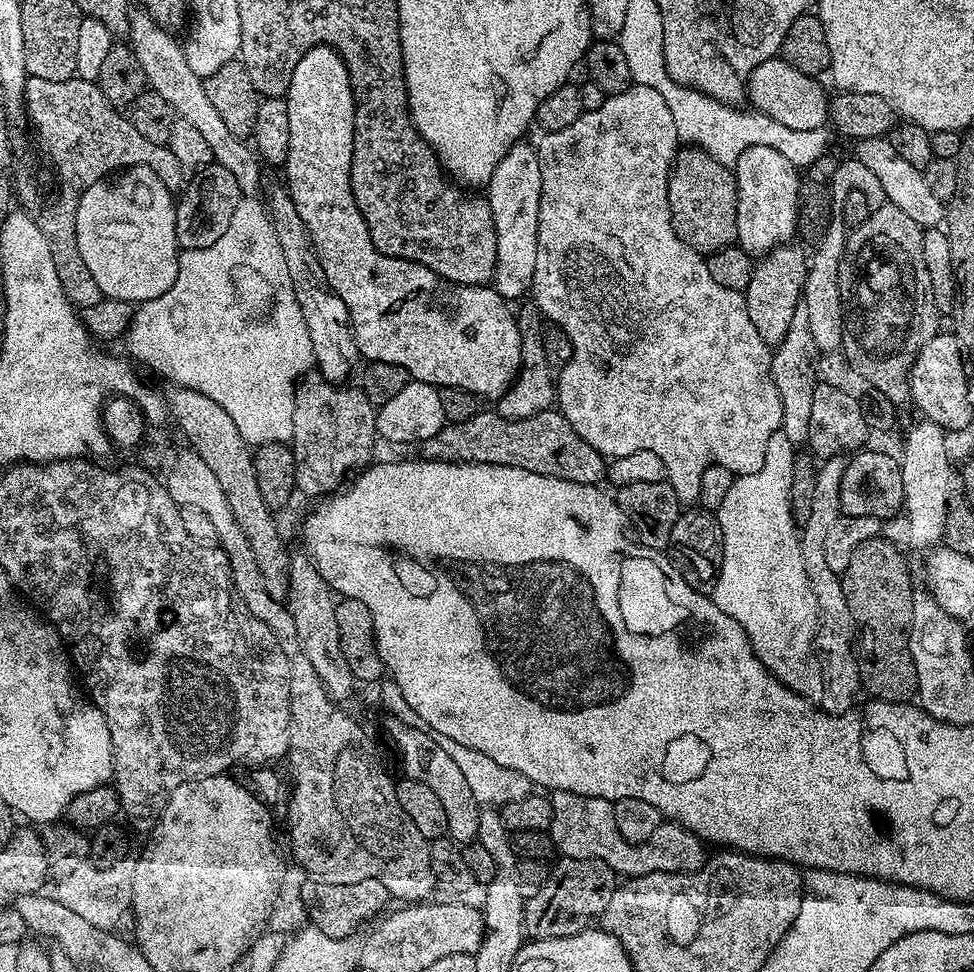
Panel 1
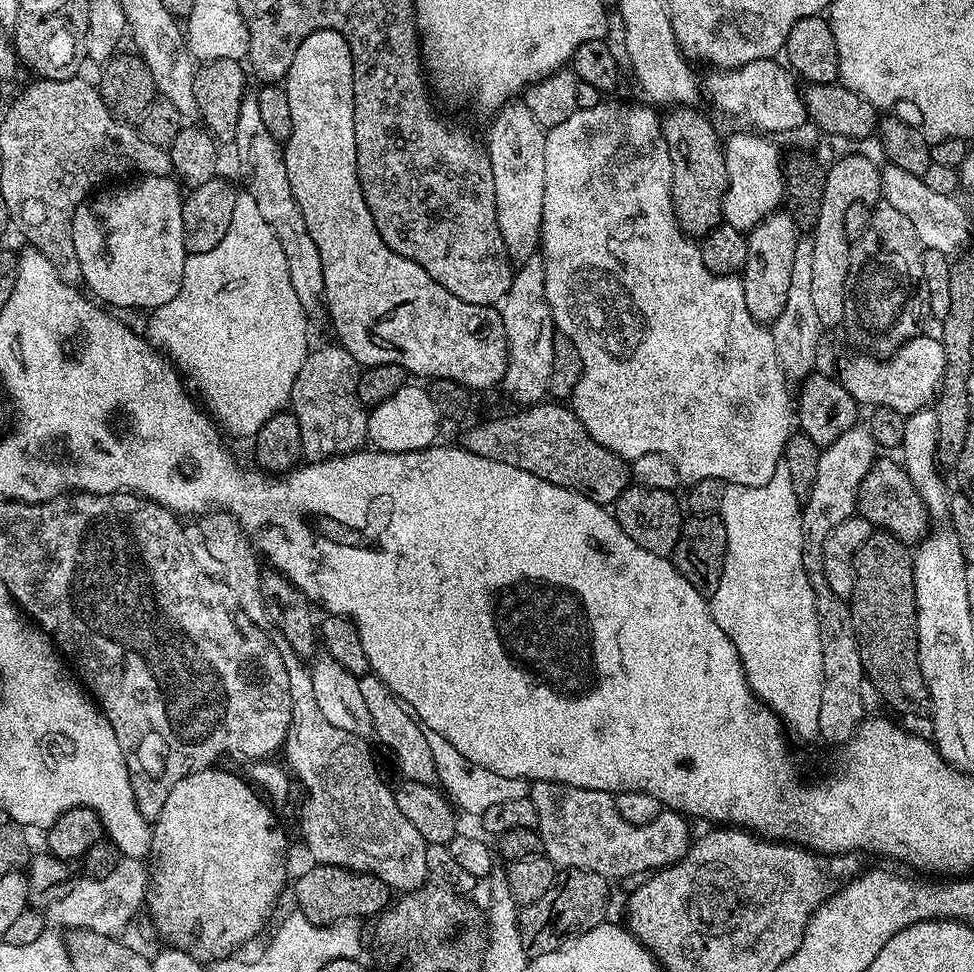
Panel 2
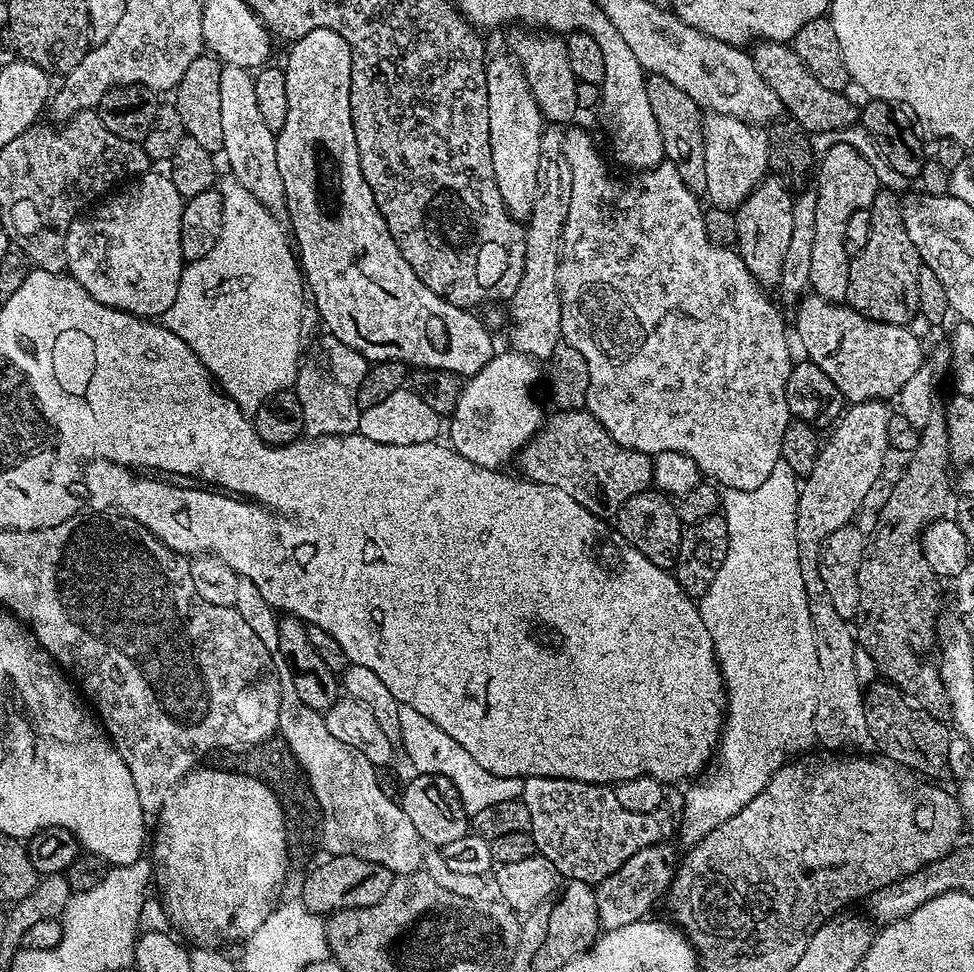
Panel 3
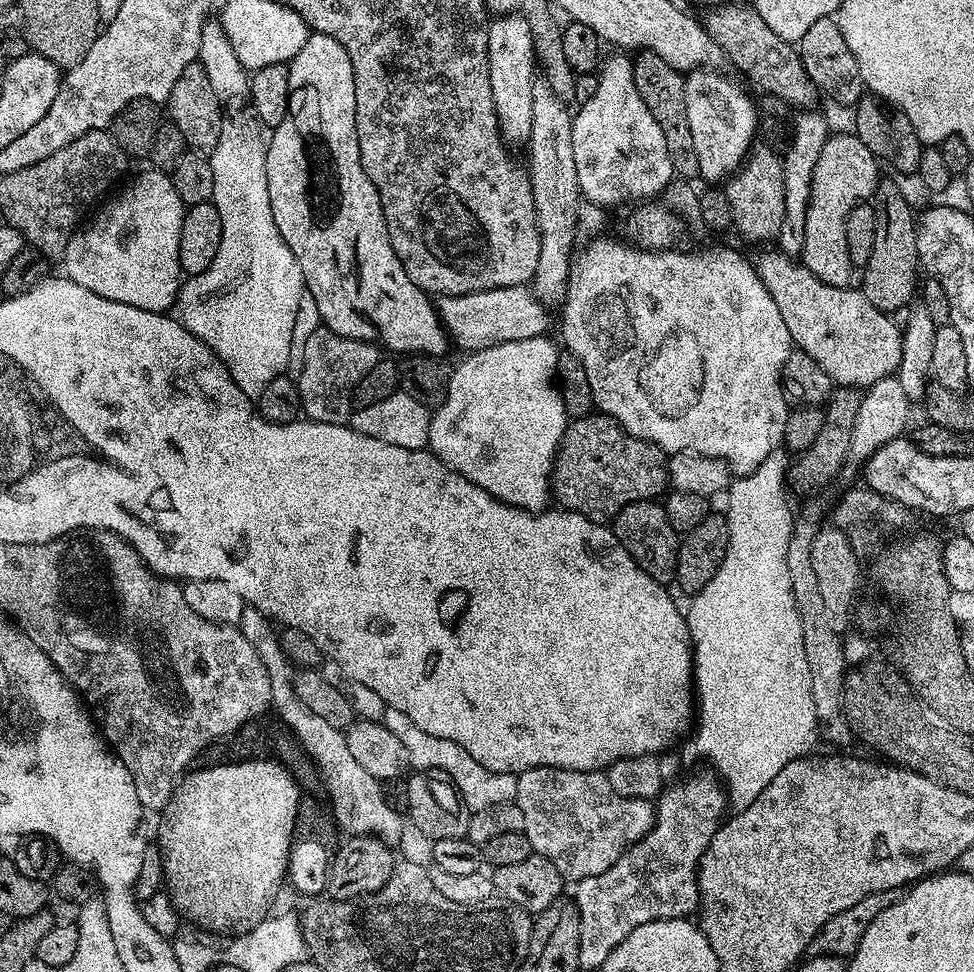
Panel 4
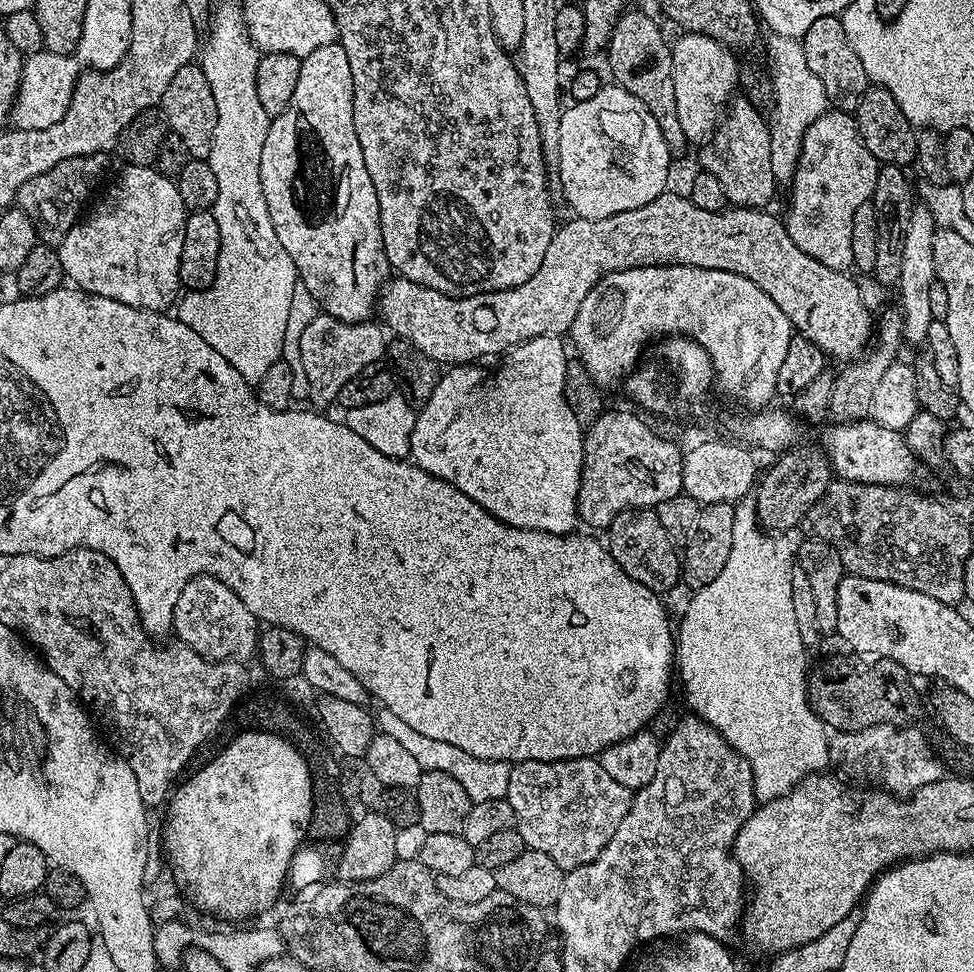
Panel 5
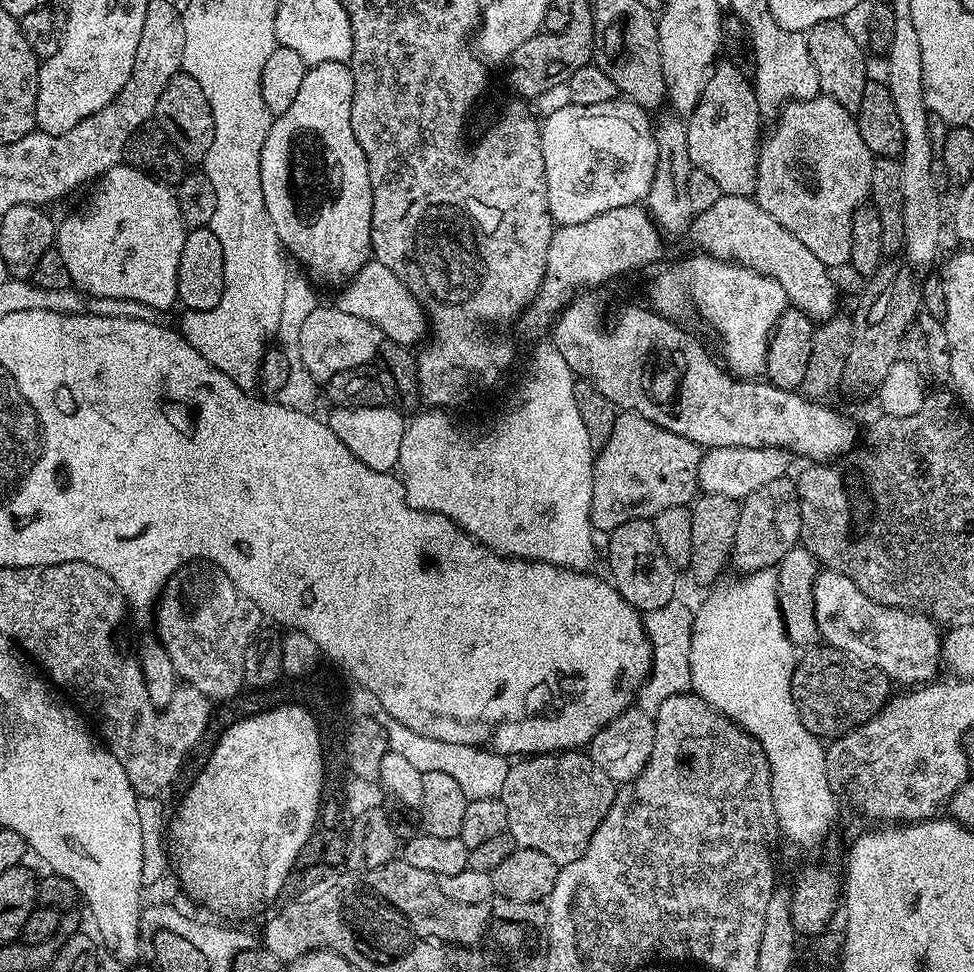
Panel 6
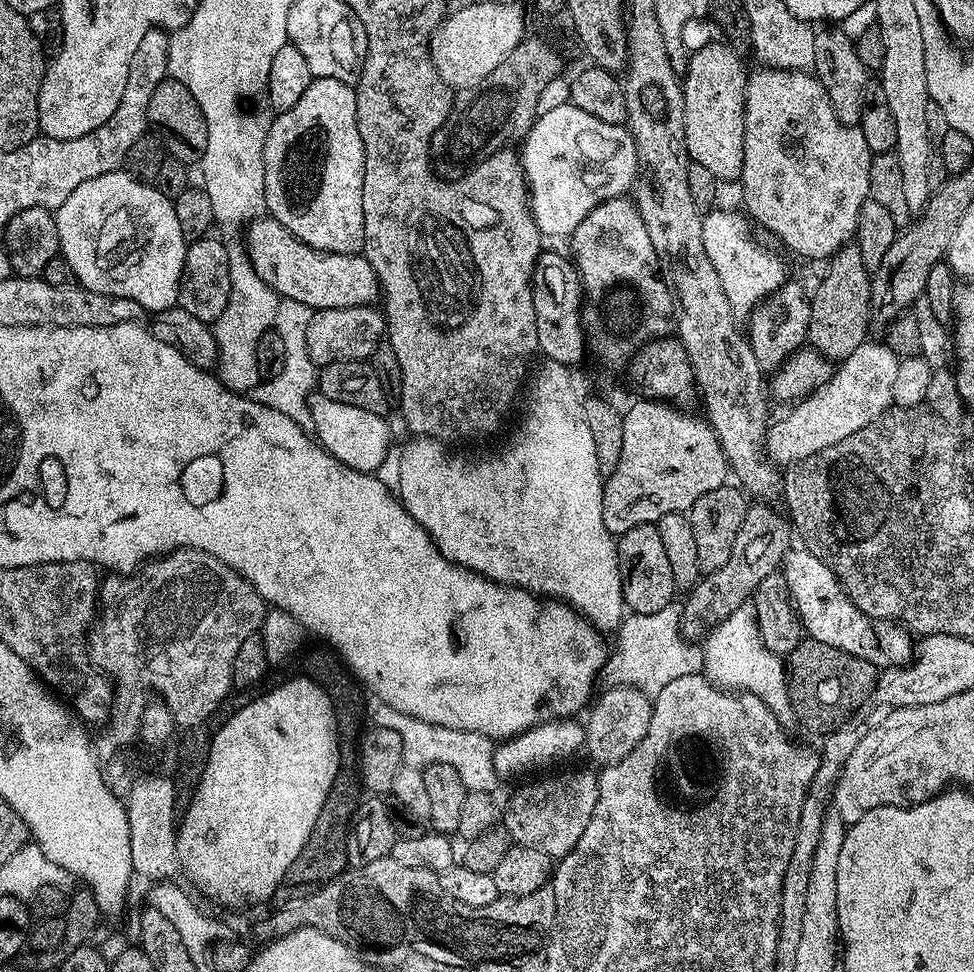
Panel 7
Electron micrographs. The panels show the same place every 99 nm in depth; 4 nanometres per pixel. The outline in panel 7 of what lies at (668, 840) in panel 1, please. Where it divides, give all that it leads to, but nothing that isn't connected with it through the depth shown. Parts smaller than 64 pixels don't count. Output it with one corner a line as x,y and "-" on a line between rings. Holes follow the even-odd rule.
595,771
559,772
524,782
509,798
508,808
506,804
502,812
503,828
511,834
515,843
542,850
542,854
553,858
562,858
576,848
578,838
582,838
582,830
586,830
594,814
600,785
600,777

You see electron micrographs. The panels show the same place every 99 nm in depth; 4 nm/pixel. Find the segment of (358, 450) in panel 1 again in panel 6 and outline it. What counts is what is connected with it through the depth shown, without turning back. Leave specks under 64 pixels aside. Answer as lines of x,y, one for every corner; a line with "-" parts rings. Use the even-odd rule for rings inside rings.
335,306
316,307
314,314
309,314
306,322
302,322
298,338
302,362
318,382
327,382
334,378
334,374
342,374
342,370
354,370
363,364
373,363
379,357
380,343
385,340
374,322
366,322
366,318
357,318
355,314
346,314
346,310

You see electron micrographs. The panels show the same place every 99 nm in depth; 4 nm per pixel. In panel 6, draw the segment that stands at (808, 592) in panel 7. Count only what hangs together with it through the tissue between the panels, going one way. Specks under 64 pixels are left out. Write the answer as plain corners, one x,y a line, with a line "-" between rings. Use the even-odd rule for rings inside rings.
831,570
816,573
812,615
827,647
849,652
863,664
882,670
897,685
923,686
937,679
936,671
942,668
942,632
931,616
874,602
846,574

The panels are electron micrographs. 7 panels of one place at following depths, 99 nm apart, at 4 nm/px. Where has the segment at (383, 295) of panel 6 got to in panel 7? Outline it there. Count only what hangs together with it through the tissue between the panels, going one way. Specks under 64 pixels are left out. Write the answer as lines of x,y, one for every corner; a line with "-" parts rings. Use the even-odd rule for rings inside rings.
271,218
253,220
247,225
248,244
246,251
252,268
275,290
276,295
294,302
302,302
314,310
322,308
349,308
371,305
381,299
380,283
370,262
357,254
338,254
311,248
299,240
293,232
286,230
282,222

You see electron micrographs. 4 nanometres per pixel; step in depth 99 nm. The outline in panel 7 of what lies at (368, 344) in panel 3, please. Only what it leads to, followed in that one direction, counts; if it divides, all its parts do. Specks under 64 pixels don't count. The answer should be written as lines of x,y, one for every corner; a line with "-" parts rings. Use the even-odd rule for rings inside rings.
313,78
310,86
298,102
290,110
279,113
273,119
270,126
270,134
266,138
264,147
264,193
268,203
266,212
271,219
282,222
286,230
290,230
302,242
306,242
311,248
317,248
323,252
337,252
338,254
350,254
355,256
364,250
364,215
362,214
362,182
364,181
364,147
362,146
362,134
358,134
358,118
356,117
356,90
353,85
346,82
338,82
338,78

